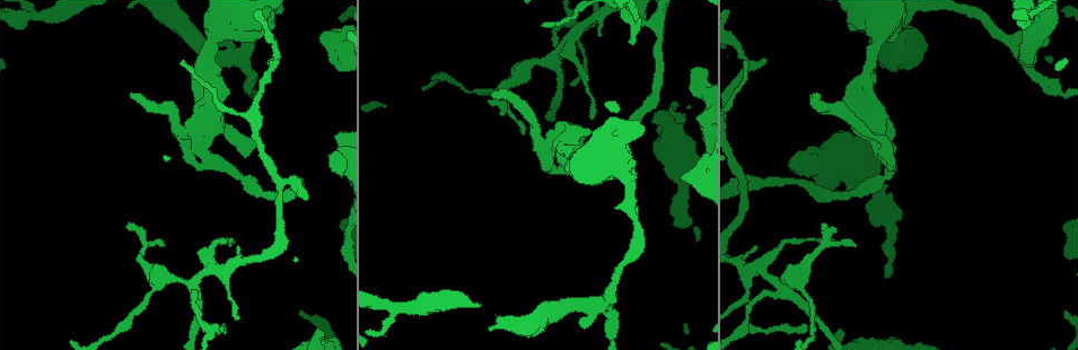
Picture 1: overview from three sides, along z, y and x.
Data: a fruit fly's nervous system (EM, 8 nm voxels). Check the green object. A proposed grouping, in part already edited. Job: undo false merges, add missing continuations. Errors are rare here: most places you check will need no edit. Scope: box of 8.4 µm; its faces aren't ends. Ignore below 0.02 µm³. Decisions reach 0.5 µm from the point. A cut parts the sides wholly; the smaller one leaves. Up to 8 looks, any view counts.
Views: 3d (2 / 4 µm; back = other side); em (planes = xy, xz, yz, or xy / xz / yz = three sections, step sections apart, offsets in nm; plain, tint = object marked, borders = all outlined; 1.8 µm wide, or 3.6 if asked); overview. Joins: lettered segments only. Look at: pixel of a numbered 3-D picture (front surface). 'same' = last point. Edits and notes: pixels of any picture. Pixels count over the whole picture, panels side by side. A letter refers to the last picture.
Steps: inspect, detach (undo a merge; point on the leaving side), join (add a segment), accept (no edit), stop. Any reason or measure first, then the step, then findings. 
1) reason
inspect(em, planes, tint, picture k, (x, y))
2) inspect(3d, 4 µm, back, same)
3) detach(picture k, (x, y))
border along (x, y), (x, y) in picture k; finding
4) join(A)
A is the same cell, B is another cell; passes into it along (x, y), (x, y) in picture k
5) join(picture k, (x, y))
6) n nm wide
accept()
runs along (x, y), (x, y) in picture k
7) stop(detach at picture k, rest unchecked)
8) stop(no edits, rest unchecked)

thin neck
inspect(3d, 2 µm, picture 1, (191, 284))

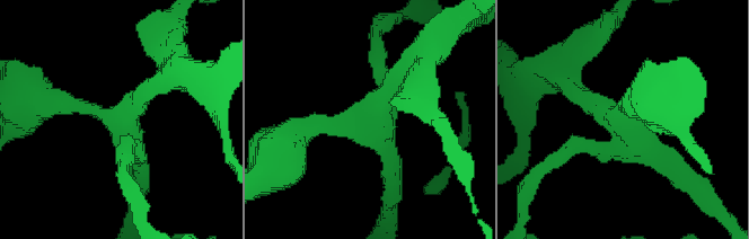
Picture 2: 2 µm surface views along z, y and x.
4 arms
inspect(em, xz, step 4, tint, picture 2, (612, 117))

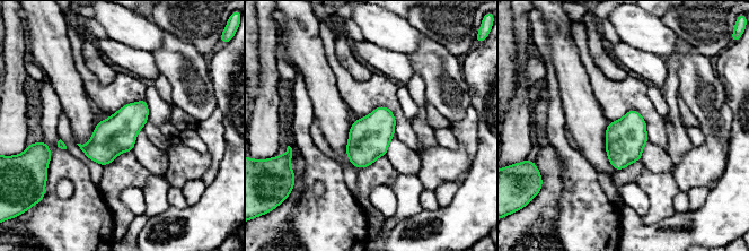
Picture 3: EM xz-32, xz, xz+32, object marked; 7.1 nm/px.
inspect(em, planes, borders, same)

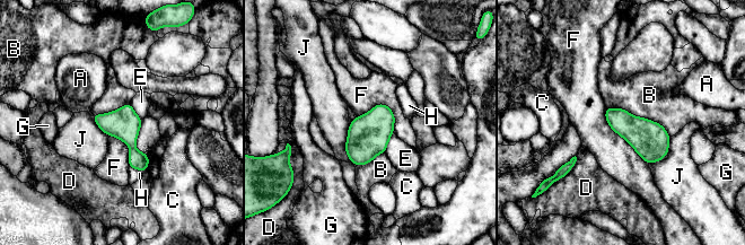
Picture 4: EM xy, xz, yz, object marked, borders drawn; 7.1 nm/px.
accept()
A, B, C, D, E, F, G, H and J are other cells; border along (605, 107), (607, 124), (648, 165) in picture 4; continuous, no second neuron

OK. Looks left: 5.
sharp bend
inspect(em, planes, plain, picture 1, (877, 131))

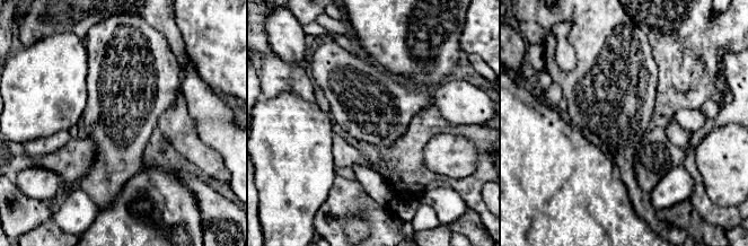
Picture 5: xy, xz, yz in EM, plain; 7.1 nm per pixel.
with the object marked
inspect(em, planes, tint, same)

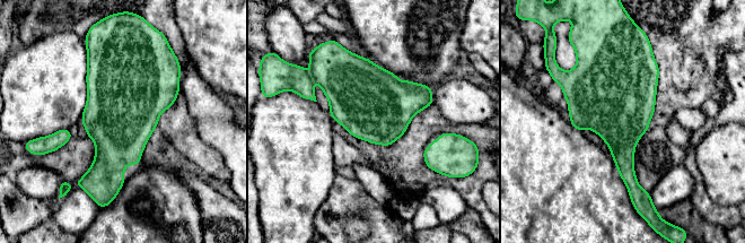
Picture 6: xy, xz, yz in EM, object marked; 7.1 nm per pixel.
inspect(em, planes, borders, same)

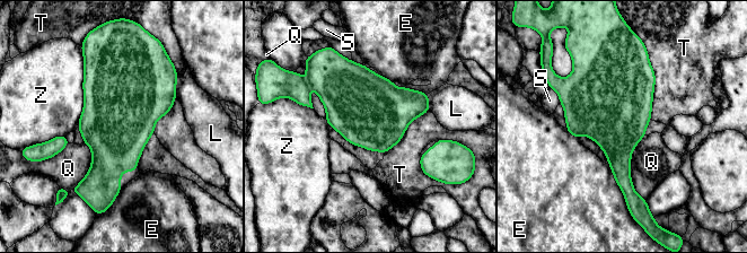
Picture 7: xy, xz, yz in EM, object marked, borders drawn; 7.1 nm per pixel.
500 nm wide; Z touches over 500 nm
accept()
E, L, Q, S, T and Z are other cells; all the same neuron

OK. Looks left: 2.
stops while still wide
inspect(em, yz, step 16, borders, picture 1, (325, 31))

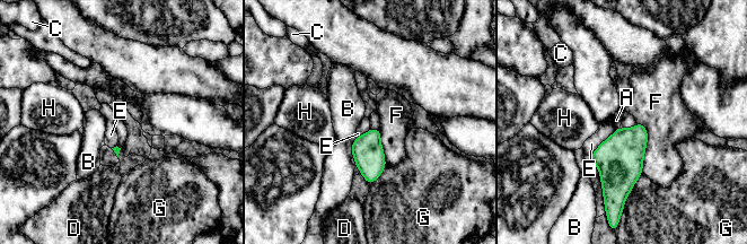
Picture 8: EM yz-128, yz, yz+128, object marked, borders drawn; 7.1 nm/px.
accept()
A, B, C, D, E, F, G and H are other cells; no lettered segment goes on from it

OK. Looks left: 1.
stop(no edits, rest unchecked)

